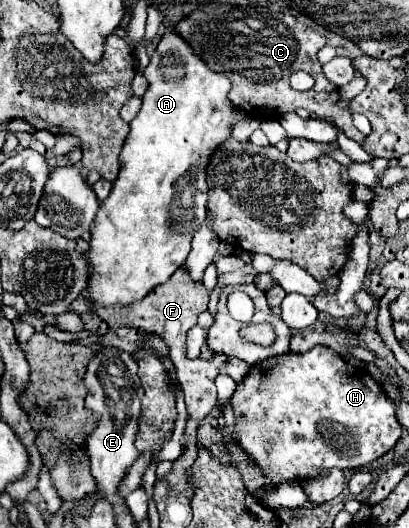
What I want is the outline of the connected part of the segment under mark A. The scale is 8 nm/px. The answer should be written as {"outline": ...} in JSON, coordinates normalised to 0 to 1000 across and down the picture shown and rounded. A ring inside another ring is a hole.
{"outline":[[[416,47],[396,66],[367,123],[347,138],[367,165],[347,184],[347,206],[318,233],[313,263],[293,290],[293,328],[274,350],[269,373],[244,388],[230,415],[220,475],[210,491],[220,498],[215,563],[240,578],[323,574],[362,559],[381,540],[411,532],[435,506],[450,502],[465,479],[465,456],[489,419],[504,411],[504,316],[528,278],[567,259],[567,241],[604,218],[557,191],[562,153],[553,142],[518,134],[465,89],[430,66],[430,47]]]}

